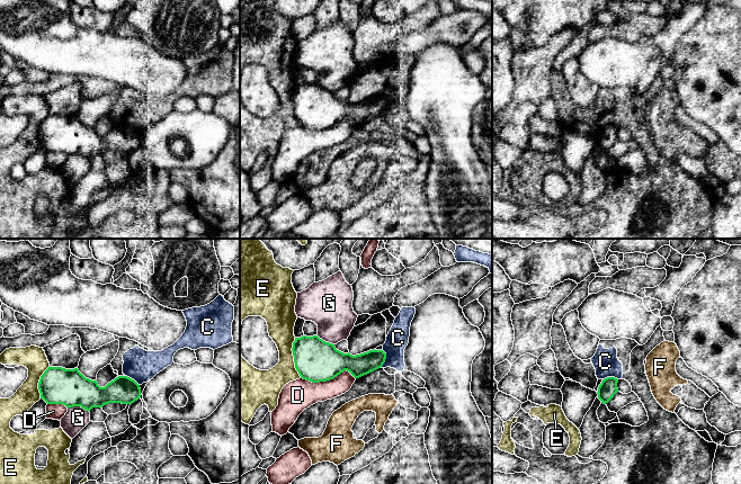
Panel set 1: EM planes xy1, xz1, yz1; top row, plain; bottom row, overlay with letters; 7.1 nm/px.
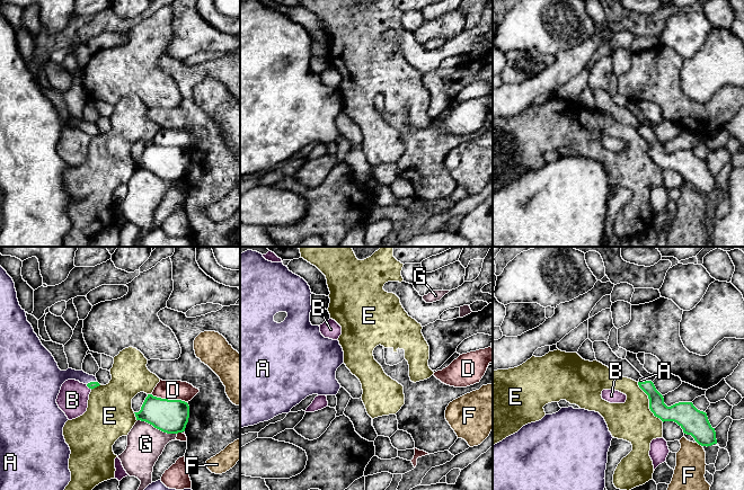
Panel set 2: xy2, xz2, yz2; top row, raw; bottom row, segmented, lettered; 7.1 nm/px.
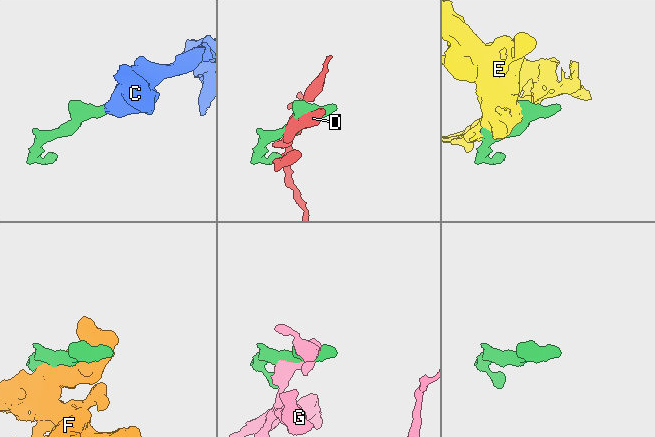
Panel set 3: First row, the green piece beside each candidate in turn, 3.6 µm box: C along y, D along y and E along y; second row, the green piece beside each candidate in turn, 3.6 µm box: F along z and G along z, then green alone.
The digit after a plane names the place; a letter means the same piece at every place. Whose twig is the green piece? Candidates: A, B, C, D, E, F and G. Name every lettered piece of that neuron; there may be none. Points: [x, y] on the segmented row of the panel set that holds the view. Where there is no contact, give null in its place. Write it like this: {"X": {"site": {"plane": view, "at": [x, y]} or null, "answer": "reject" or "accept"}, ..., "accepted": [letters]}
{"A": {"site": {"plane": "xy2", "at": [91, 382]}, "answer": "accept"}, "B": {"site": {"plane": "xy2", "at": [89, 388]}, "answer": "reject"}, "C": {"site": {"plane": "xz1", "at": [385, 358]}, "answer": "reject"}, "D": {"site": {"plane": "xz1", "at": [328, 379]}, "answer": "reject"}, "E": {"site": {"plane": "yz2", "at": [649, 403]}, "answer": "reject"}, "F": {"site": {"plane": "yz2", "at": [699, 444]}, "answer": "reject"}, "G": {"site": {"plane": "xy2", "at": [157, 428]}, "answer": "reject"}, "accepted": ["A"]}

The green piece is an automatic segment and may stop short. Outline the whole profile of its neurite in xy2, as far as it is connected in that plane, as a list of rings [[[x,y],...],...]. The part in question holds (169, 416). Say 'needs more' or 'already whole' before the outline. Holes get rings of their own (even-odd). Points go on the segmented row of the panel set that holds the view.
already whole; [[[148,394],[141,410],[134,412],[136,420],[145,421],[167,433],[185,431],[189,418],[189,406],[181,400],[168,400]]]

